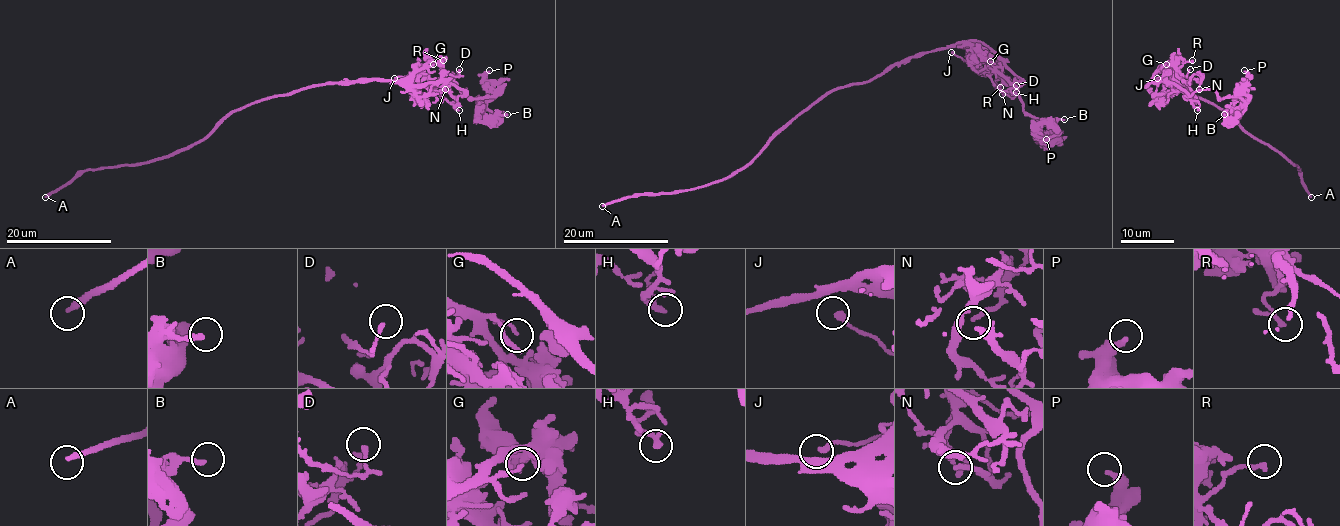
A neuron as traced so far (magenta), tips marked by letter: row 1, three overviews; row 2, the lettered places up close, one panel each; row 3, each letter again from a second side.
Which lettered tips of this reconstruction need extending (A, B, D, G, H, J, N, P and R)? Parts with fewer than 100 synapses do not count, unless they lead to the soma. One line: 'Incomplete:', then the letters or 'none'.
Incomplete: A

